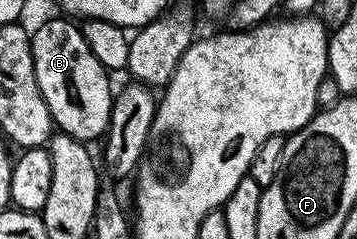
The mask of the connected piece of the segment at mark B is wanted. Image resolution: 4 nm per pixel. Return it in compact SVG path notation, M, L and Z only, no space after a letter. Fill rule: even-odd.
M59 17L63 19L47 19L43 24L40 25L36 31L33 31L31 35L31 52L33 53L33 65L35 66L35 72L37 73L37 85L41 89L41 93L45 97L47 102L47 108L51 114L52 124L62 134L71 135L73 138L80 141L88 141L87 139L96 139L96 141L102 140L107 134L107 127L111 124L111 105L113 102L113 90L111 91L111 83L109 78L109 72L106 67L101 65L101 61L97 61L97 57L93 57L93 53L89 49L89 45L85 41L82 30L78 26L74 27L72 20L67 17Z

